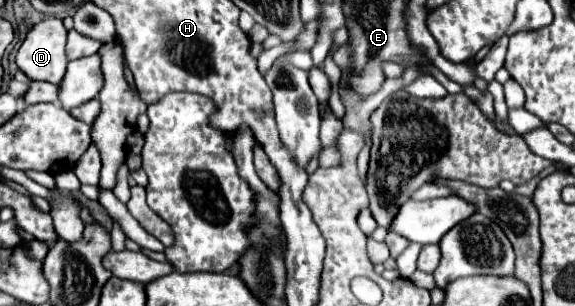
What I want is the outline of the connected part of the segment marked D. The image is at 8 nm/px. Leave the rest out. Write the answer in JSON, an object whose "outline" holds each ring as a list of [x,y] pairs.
{"outline":[[[43,19],[29,31],[19,48],[18,68],[31,80],[61,83],[67,67],[65,37],[61,19]]]}

